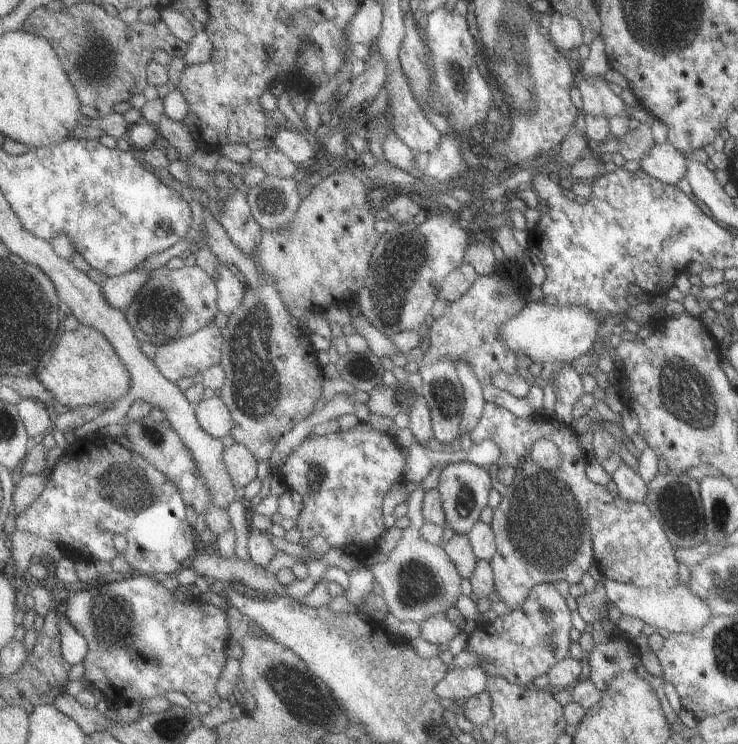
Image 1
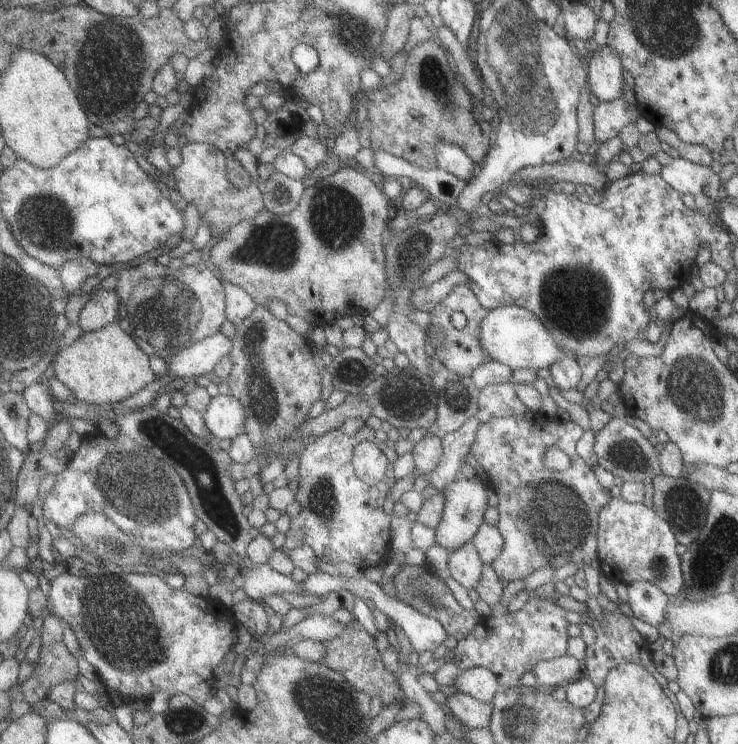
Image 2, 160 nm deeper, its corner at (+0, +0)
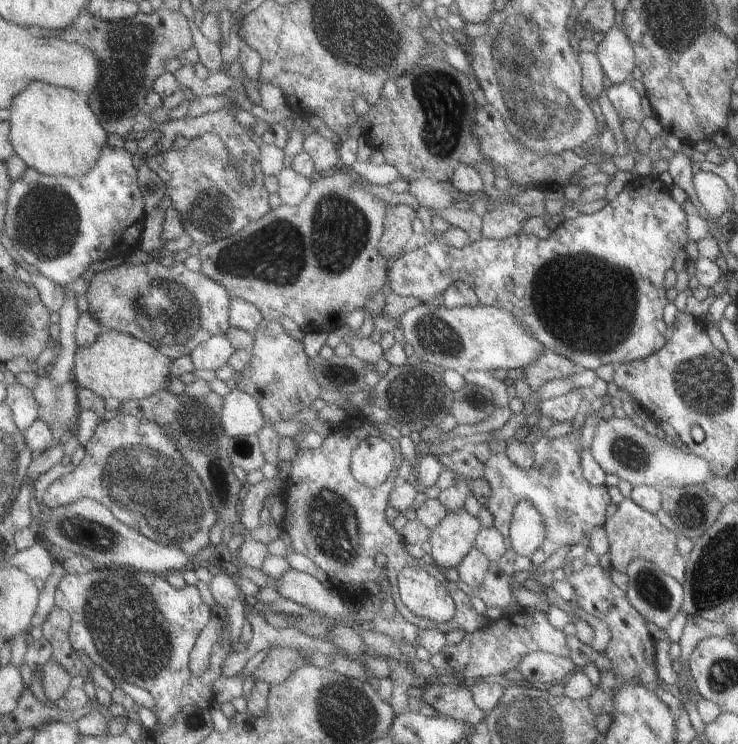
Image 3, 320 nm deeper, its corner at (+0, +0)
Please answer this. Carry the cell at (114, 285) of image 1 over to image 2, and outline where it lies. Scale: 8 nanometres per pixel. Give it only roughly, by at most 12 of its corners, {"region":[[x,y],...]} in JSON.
{"region":[[94,290],[84,301],[78,324],[83,332],[117,323],[119,290]]}

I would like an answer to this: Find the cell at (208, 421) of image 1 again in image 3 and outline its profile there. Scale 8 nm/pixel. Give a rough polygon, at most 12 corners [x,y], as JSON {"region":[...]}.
{"region":[[237,388],[223,397],[227,438],[267,425],[259,402]]}

